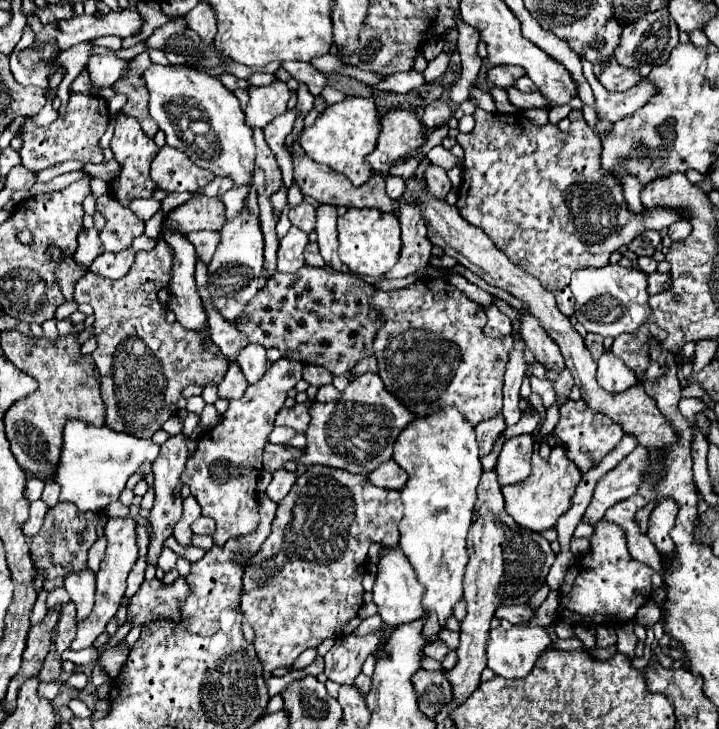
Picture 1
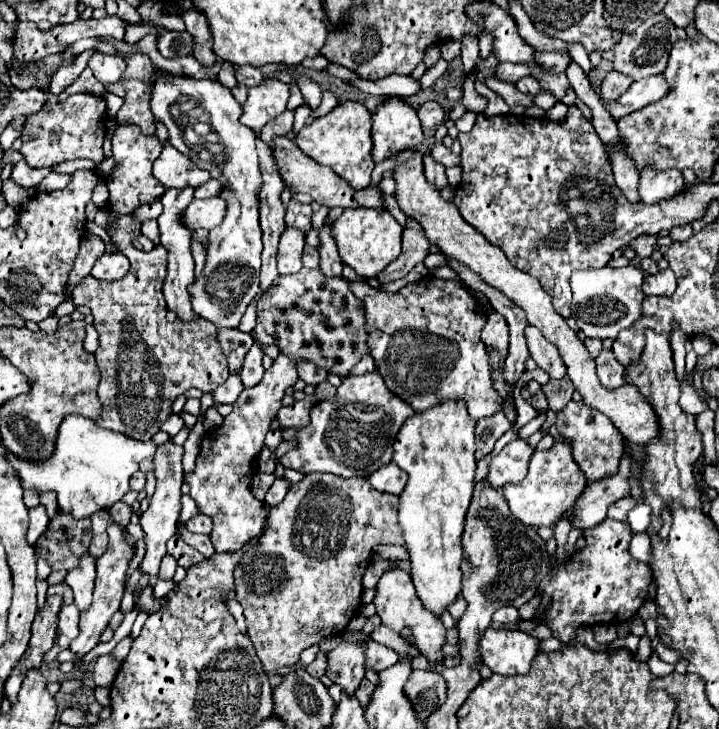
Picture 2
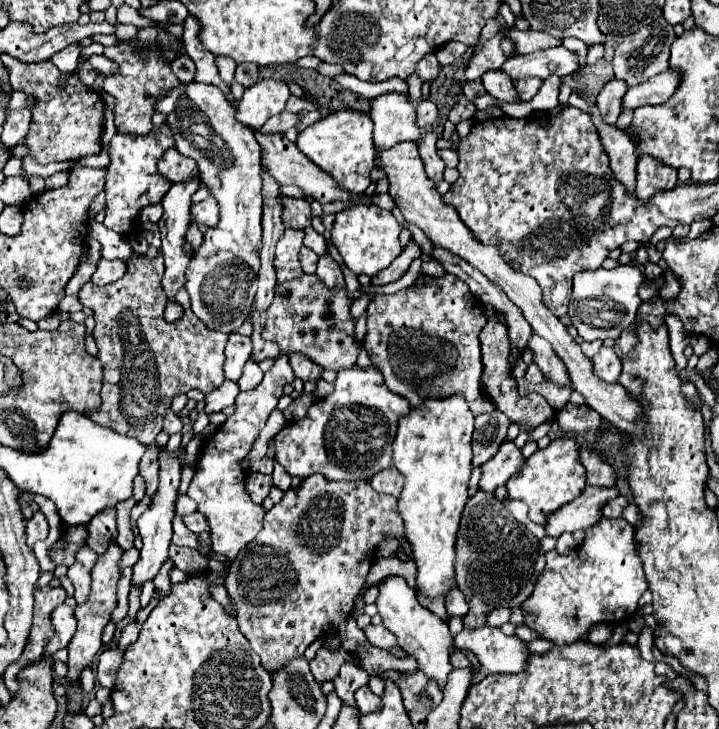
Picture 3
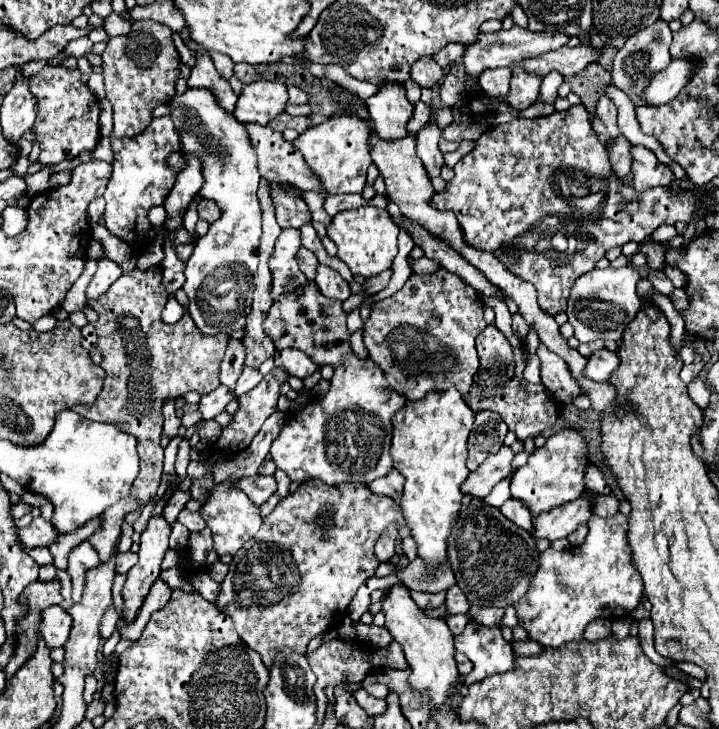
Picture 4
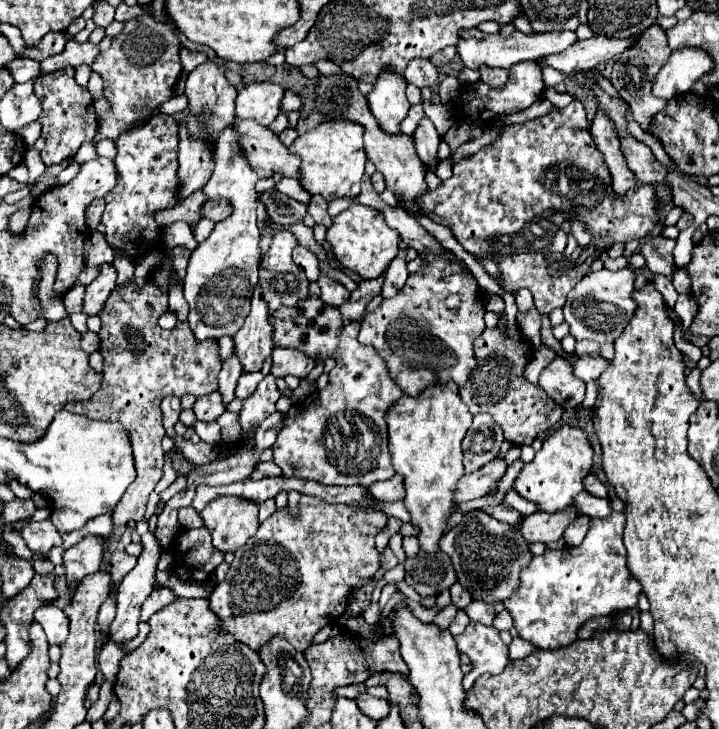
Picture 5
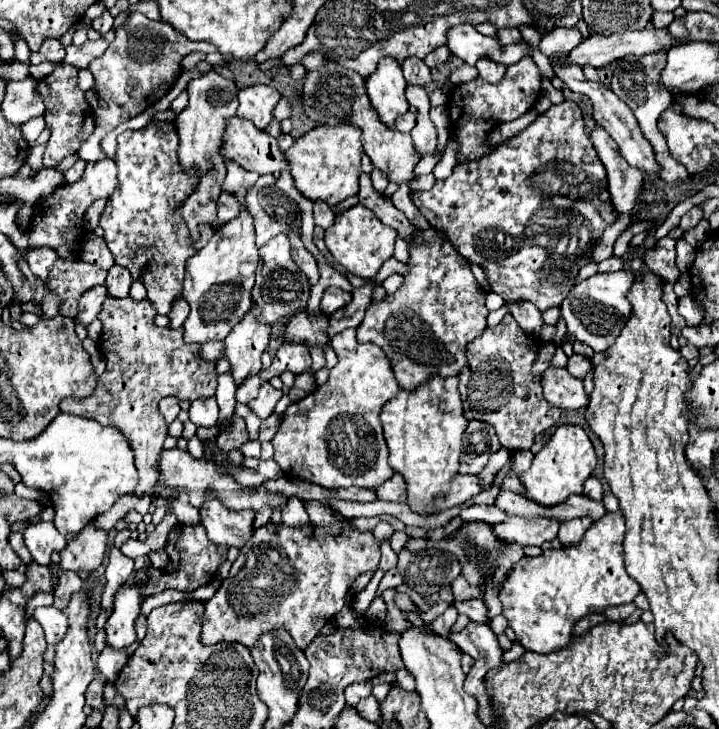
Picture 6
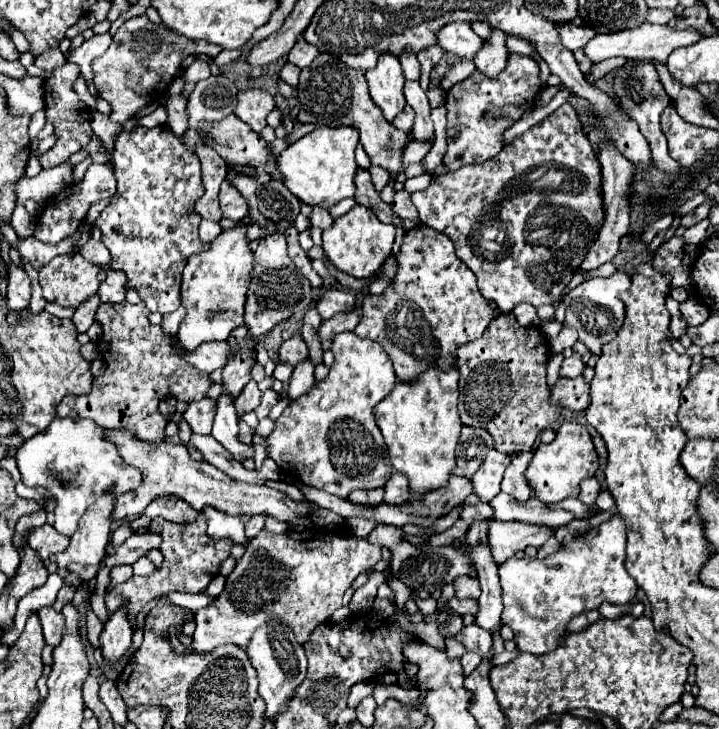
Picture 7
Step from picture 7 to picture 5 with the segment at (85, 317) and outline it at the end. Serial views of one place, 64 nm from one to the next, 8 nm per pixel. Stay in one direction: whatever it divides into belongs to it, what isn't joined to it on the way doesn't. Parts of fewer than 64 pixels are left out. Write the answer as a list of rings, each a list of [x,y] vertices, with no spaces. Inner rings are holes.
[[[112,264],[100,266],[100,276],[86,288],[84,296],[84,314],[86,316],[96,316],[100,308],[104,308],[104,300],[110,296],[112,288],[116,284],[116,270]]]

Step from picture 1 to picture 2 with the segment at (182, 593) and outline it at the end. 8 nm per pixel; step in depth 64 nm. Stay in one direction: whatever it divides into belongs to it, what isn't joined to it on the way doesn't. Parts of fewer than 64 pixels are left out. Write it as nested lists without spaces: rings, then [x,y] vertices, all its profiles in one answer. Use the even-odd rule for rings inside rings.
[[[144,588],[142,590],[142,594],[138,596],[138,612],[156,612],[156,608],[160,608],[160,604],[162,604],[162,600],[156,600],[154,596],[152,596],[152,590],[150,588]]]

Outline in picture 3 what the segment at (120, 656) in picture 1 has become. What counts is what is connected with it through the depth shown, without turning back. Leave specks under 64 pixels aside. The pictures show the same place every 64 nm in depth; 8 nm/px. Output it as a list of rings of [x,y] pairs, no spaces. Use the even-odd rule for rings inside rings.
[[[132,618],[132,620],[122,628],[122,634],[120,634],[120,640],[118,640],[118,648],[120,648],[120,650],[126,650],[126,648],[138,638],[138,632],[140,632],[140,624]]]

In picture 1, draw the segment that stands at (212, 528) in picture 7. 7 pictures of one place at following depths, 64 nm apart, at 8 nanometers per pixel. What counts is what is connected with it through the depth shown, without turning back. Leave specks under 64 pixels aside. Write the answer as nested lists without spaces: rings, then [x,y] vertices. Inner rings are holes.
[[[288,358],[274,362],[262,380],[249,385],[242,398],[230,402],[222,422],[202,436],[194,456],[188,460],[182,482],[190,486],[192,496],[202,508],[202,514],[214,518],[216,532],[212,538],[216,546],[224,546],[228,540],[252,534],[256,530],[256,524],[260,522],[256,480],[260,476],[258,466],[262,466],[262,452],[268,442],[268,434],[272,432],[274,418],[284,406],[288,390],[294,388],[300,378],[300,362]]]

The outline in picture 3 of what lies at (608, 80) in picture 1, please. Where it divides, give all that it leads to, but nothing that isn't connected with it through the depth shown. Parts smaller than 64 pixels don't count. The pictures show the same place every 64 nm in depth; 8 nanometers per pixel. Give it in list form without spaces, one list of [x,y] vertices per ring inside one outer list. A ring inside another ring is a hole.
[[[610,80],[604,88],[602,88],[602,92],[598,94],[598,110],[600,110],[600,114],[604,116],[602,120],[606,122],[606,124],[610,124],[610,126],[614,126],[616,124],[616,118],[618,118],[618,114],[620,114],[620,110],[622,110],[622,96],[624,96],[624,92],[626,92],[626,84],[622,82],[622,80]]]

